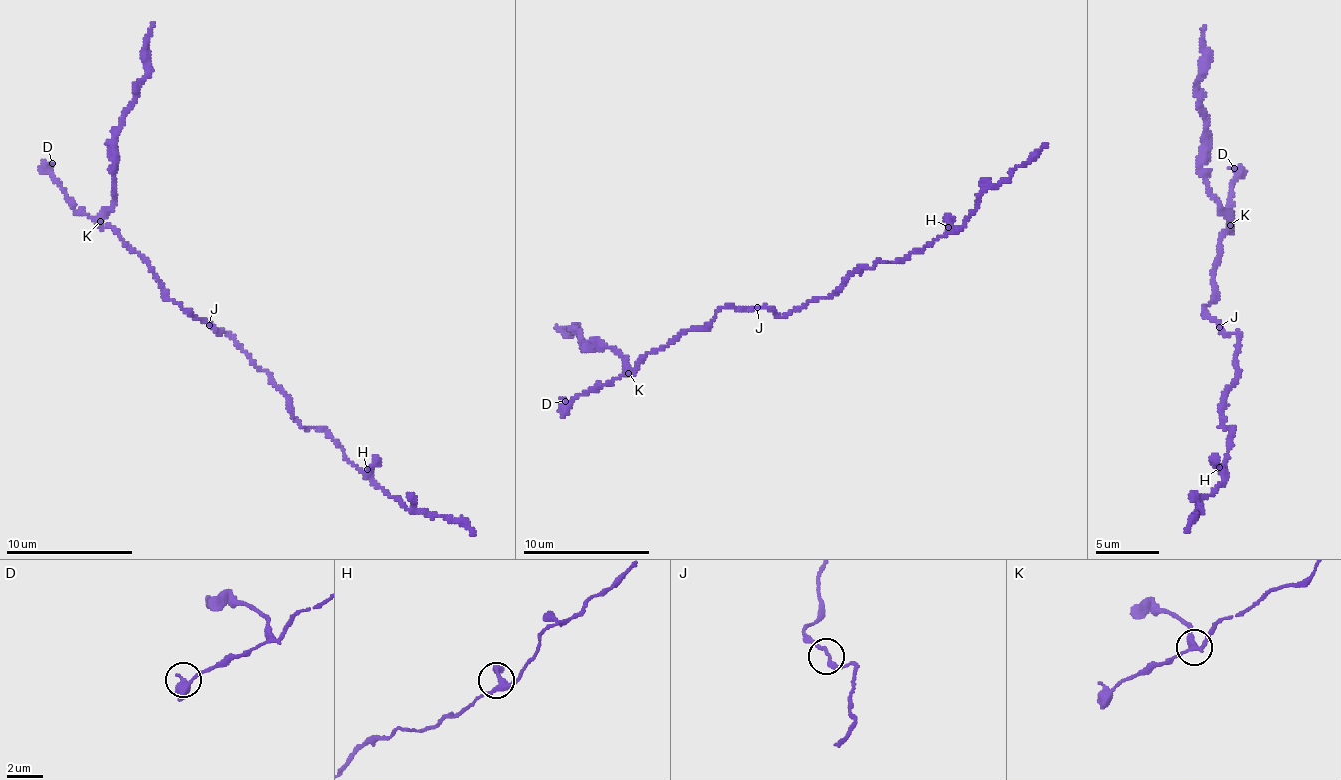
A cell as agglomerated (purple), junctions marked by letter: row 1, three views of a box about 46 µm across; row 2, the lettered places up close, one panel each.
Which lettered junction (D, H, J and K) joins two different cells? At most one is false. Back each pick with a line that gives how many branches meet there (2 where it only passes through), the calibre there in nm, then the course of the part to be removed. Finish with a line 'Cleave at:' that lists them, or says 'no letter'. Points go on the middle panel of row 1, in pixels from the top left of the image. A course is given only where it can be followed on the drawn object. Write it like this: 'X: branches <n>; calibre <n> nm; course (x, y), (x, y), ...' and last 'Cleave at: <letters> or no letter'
K: branches 3; calibre 280 nm; course (627, 372), (625, 360), (598, 341), (583, 345), (580, 333), (572, 330), (575, 327), (558, 328)
Cleave at: K

